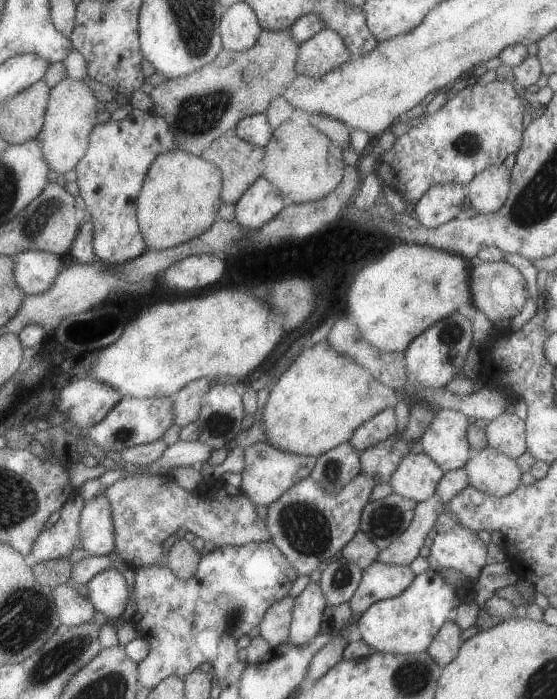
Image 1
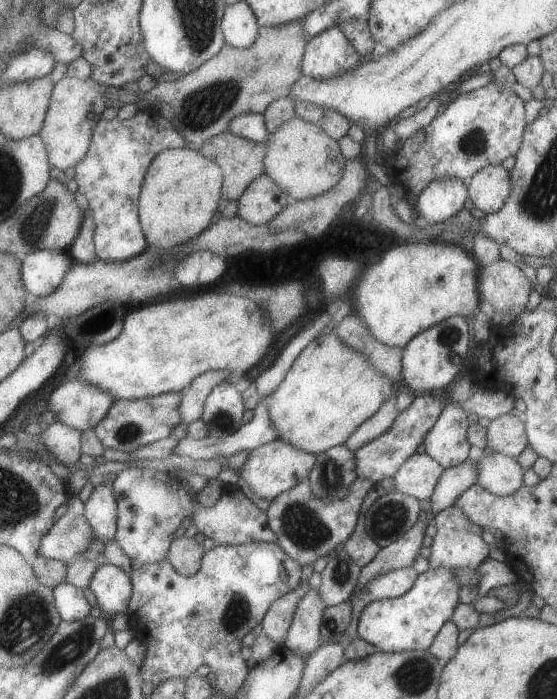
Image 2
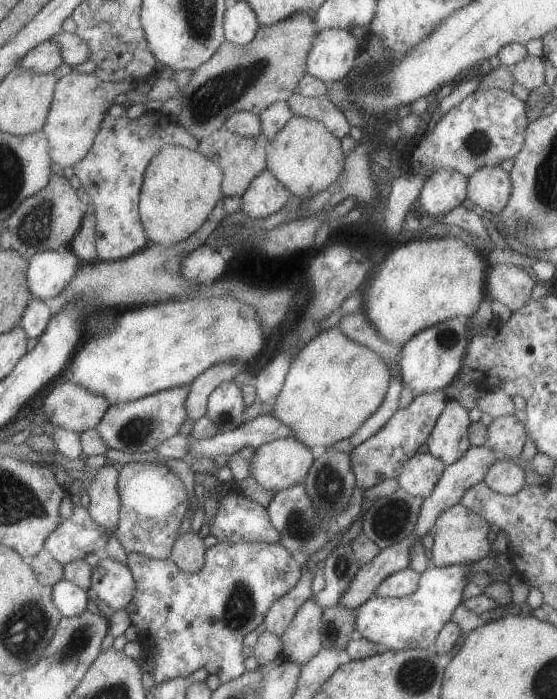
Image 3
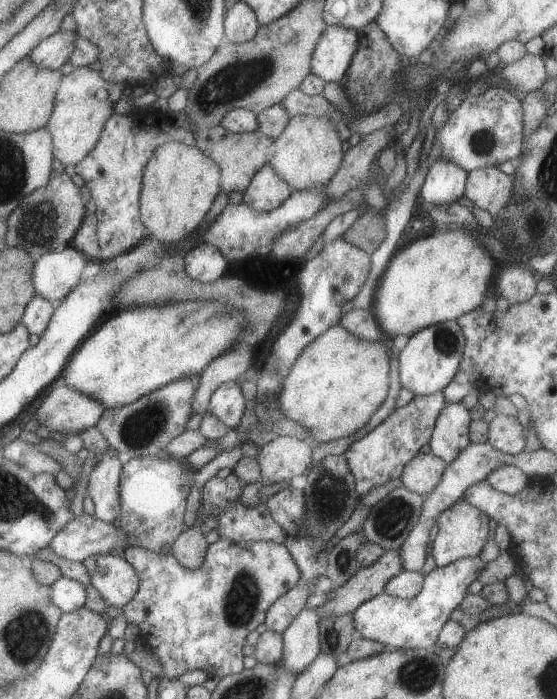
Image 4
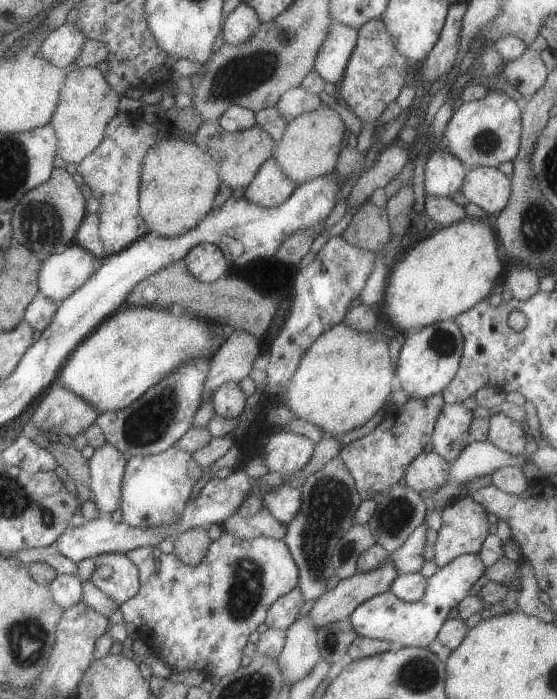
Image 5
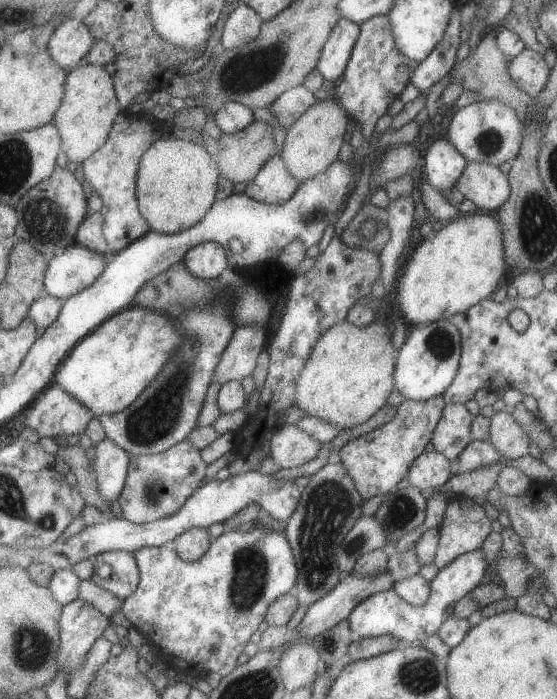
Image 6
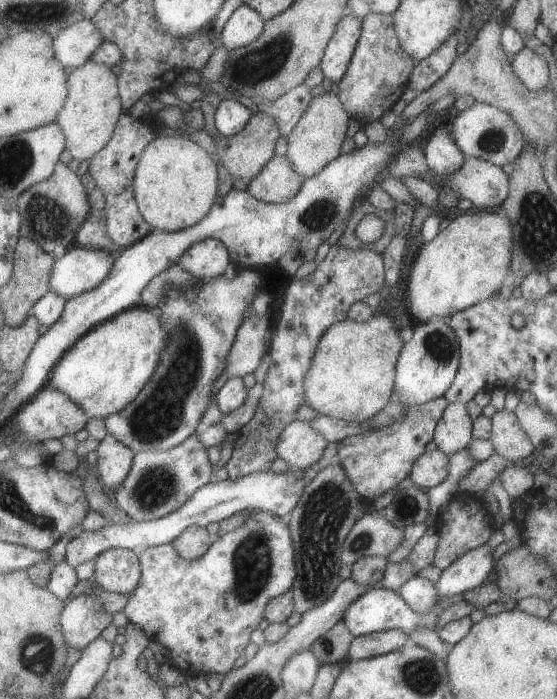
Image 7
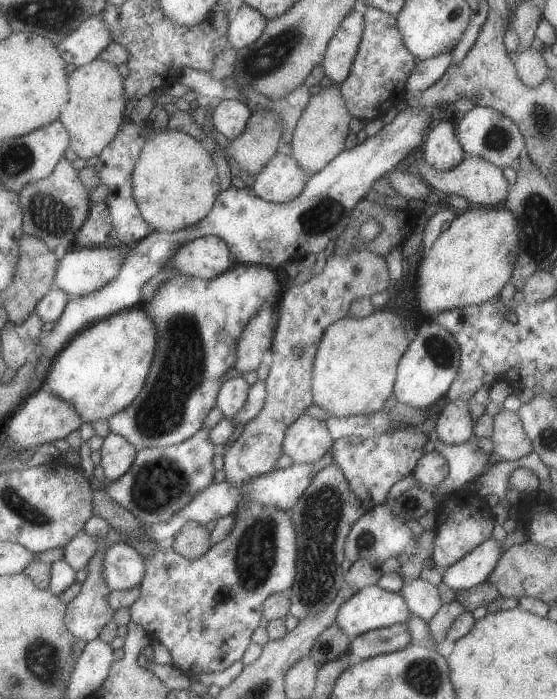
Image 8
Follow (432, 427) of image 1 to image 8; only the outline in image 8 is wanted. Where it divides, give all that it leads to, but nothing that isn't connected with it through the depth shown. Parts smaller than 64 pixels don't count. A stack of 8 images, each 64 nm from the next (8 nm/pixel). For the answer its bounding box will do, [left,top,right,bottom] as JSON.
[433,399,473,445]

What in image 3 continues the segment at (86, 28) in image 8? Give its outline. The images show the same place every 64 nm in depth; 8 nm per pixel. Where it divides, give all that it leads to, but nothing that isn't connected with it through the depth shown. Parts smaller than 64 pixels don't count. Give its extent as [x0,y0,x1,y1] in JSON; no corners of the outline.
[18,39,63,74]

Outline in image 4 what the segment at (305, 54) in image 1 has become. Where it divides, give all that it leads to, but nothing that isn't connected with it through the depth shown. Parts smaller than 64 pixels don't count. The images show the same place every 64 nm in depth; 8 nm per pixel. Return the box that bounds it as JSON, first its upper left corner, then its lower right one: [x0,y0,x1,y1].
[310,26,357,84]

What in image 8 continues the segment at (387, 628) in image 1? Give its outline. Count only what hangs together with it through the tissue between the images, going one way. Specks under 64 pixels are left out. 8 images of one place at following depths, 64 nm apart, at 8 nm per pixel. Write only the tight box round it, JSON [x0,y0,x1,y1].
[335,536,501,637]

